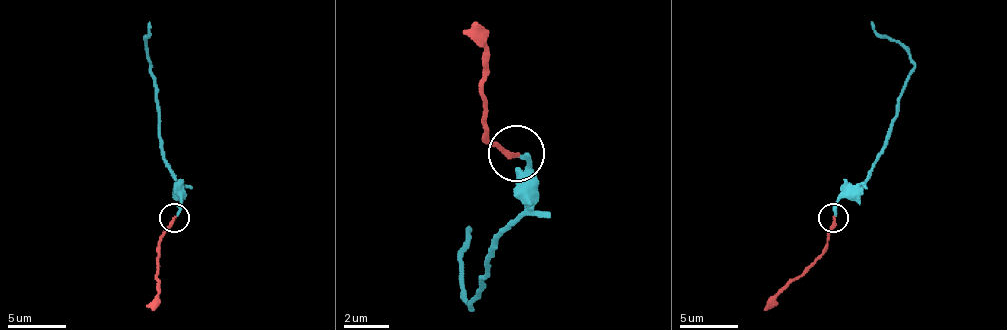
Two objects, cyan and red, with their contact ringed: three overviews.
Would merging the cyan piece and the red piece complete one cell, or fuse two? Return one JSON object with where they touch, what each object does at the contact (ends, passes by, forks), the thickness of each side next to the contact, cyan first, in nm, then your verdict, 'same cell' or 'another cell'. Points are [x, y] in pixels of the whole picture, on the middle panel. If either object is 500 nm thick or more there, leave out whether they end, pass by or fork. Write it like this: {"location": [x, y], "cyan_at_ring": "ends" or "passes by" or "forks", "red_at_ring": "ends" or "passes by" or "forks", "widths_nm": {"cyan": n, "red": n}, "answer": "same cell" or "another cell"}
{"location": [516, 153], "cyan_at_ring": "ends", "red_at_ring": "ends", "widths_nm": {"cyan": 160, "red": 220}, "answer": "same cell"}

